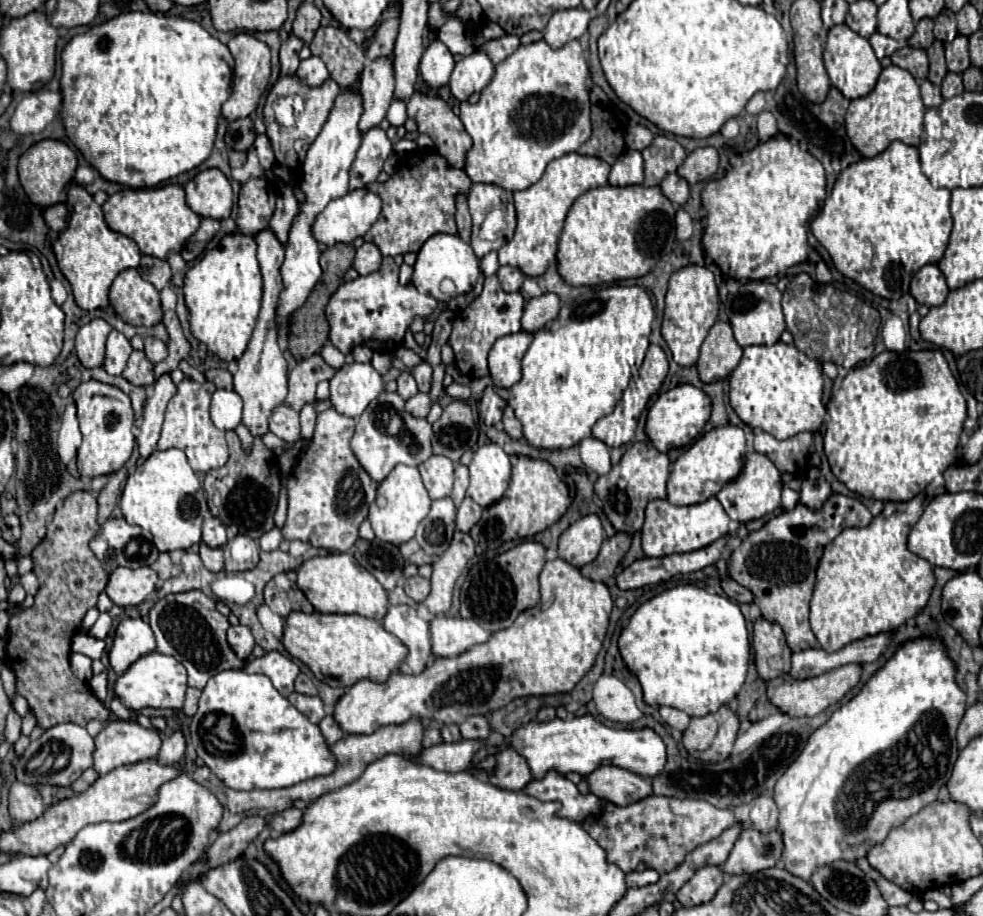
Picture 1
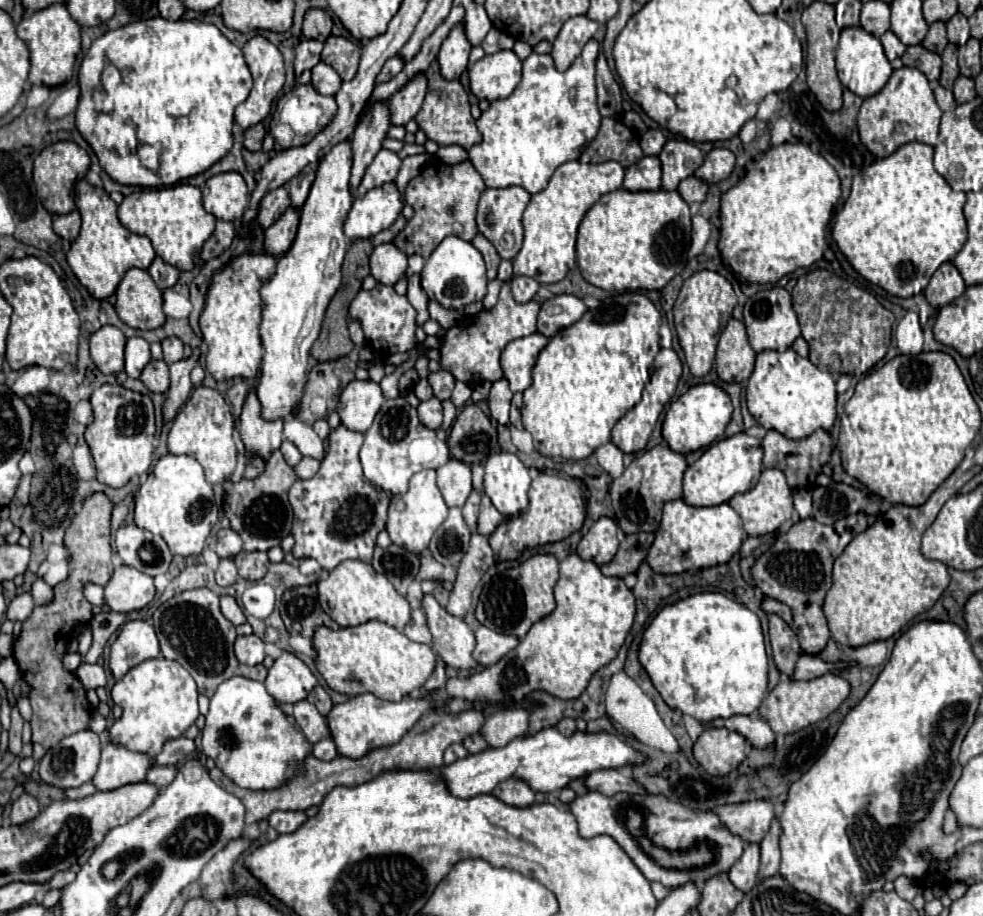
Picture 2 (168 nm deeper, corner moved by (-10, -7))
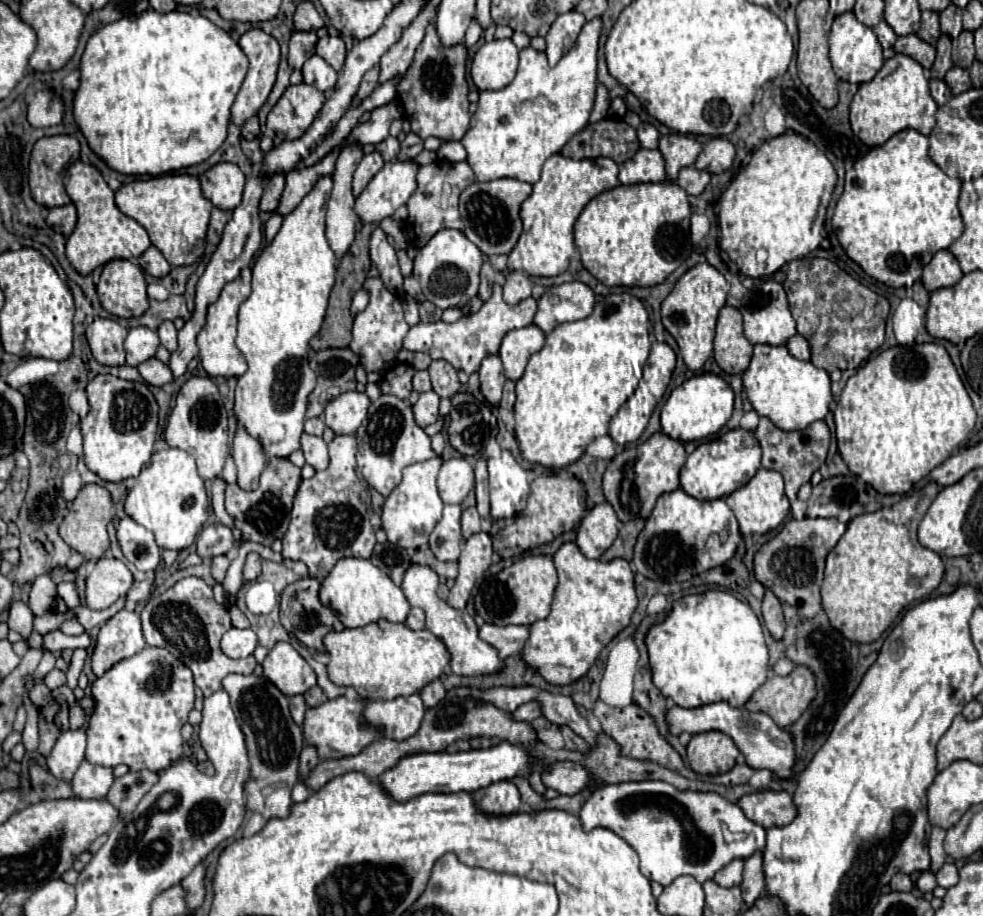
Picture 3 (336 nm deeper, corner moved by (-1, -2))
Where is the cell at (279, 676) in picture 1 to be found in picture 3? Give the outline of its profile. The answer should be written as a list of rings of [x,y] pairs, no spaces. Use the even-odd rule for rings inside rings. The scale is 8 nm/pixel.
[[[278,643],[274,649],[270,649],[262,667],[264,677],[288,697],[306,693],[316,685],[316,673],[290,643]]]

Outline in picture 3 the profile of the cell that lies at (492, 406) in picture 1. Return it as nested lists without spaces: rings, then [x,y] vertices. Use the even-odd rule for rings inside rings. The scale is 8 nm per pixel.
[[[488,355],[480,369],[480,389],[484,393],[484,397],[492,403],[492,405],[498,405],[500,403],[500,397],[502,397],[502,387],[504,387],[504,369],[502,369],[502,361],[498,355]]]

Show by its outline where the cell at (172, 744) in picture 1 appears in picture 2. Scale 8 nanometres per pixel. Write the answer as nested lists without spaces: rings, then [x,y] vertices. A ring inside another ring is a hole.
[[[155,766],[153,770],[147,772],[147,782],[153,782],[155,786],[159,786],[161,790],[167,788],[167,784],[171,784],[171,780],[175,780],[175,766]]]

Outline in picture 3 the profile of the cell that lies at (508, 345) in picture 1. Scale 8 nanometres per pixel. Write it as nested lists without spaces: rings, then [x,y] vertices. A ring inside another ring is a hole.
[[[528,325],[522,329],[510,331],[502,339],[502,347],[498,351],[502,363],[504,363],[504,373],[510,381],[518,381],[526,369],[528,359],[544,347],[544,331],[536,325]]]

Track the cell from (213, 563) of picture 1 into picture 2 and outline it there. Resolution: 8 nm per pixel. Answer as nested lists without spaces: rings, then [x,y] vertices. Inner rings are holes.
[[[223,558],[219,562],[215,578],[217,578],[219,586],[231,586],[231,584],[235,584],[237,582],[237,566],[235,566],[235,562],[231,558]]]

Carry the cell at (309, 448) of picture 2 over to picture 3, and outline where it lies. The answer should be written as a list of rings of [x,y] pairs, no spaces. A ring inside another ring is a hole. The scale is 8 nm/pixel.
[[[304,433],[302,435],[302,451],[306,457],[306,463],[312,465],[316,471],[322,471],[328,467],[330,457],[328,457],[328,445],[324,443],[322,437],[314,437]]]

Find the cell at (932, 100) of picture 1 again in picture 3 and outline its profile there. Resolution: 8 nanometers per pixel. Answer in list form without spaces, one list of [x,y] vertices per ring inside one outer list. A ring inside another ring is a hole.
[[[930,79],[930,91],[932,91],[932,97],[938,105],[944,105],[952,99],[952,93],[942,79]]]

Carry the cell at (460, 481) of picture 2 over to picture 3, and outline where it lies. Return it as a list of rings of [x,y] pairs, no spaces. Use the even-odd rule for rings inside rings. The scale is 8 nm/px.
[[[464,457],[448,459],[442,463],[442,469],[438,473],[438,491],[444,503],[460,505],[472,489],[474,469]]]

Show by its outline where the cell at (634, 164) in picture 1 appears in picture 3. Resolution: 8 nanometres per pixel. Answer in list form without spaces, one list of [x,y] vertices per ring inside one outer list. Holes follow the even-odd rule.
[[[640,149],[632,159],[620,165],[618,179],[622,185],[666,181],[662,153],[658,149]]]

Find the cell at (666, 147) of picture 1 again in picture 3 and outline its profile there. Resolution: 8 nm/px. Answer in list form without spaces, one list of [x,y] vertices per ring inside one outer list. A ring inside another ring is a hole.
[[[674,133],[674,135],[660,137],[658,149],[662,151],[664,161],[666,161],[668,179],[676,179],[678,171],[682,167],[690,167],[694,163],[698,153],[702,151],[702,145],[696,139],[688,137],[688,135]]]

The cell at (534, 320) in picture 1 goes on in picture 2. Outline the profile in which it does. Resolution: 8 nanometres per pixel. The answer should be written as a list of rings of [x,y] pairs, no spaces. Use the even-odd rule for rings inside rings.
[[[573,294],[553,296],[541,304],[537,316],[537,332],[551,338],[559,330],[575,324],[585,314],[585,310],[587,310],[585,302]]]

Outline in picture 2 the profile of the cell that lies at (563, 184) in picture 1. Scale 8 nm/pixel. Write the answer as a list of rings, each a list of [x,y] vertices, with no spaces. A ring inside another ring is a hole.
[[[579,160],[561,164],[549,180],[549,186],[531,196],[523,228],[525,238],[519,254],[513,258],[513,276],[531,276],[539,284],[553,284],[565,278],[569,264],[575,262],[575,236],[585,212],[607,192],[619,190],[623,184],[623,166],[619,162],[583,164]]]

